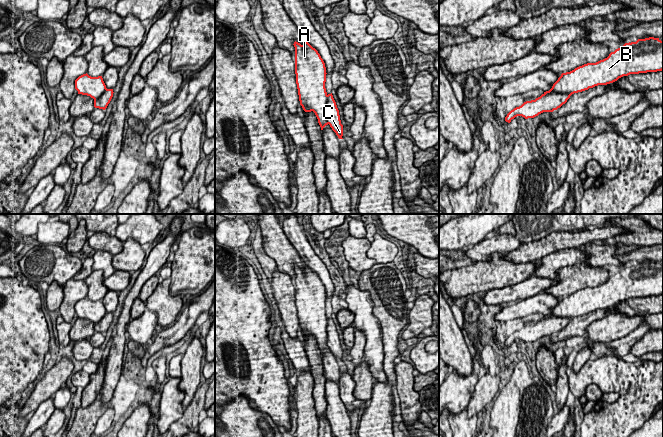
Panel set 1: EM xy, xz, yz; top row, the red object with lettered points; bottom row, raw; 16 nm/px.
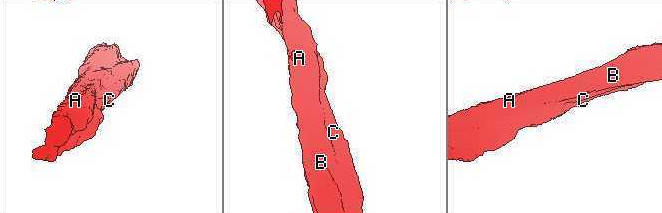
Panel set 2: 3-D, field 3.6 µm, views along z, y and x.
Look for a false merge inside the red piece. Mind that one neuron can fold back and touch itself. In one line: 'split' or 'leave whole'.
leave whole

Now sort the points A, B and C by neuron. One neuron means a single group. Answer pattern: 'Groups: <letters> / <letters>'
Groups: A B C

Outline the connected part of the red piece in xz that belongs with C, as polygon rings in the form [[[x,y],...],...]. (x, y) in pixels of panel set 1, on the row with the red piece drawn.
[[[305,39],[304,44],[294,42],[295,47],[295,74],[298,89],[299,101],[305,112],[313,111],[318,119],[321,130],[330,125],[339,139],[343,139],[343,125],[341,124],[339,110],[332,93],[328,94],[325,88],[326,67],[318,51],[313,48]]]

